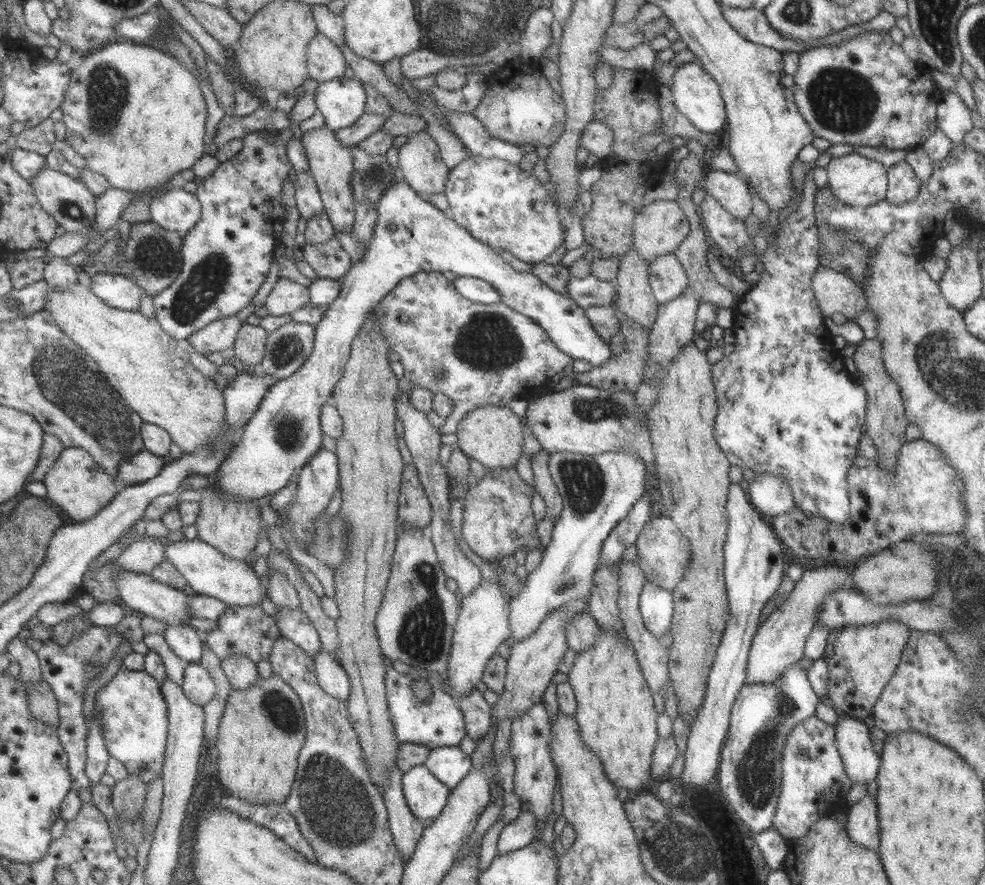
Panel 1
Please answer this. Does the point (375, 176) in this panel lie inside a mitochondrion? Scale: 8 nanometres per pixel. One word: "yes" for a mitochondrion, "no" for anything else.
yes

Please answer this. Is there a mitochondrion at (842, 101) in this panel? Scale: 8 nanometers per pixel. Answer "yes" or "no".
yes

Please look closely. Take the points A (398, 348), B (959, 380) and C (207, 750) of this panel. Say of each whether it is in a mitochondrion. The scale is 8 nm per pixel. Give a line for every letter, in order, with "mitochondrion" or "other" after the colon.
A: other
B: mitochondrion
C: other

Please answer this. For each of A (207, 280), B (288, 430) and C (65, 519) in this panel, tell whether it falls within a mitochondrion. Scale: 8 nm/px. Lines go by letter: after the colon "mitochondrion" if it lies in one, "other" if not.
A: mitochondrion
B: mitochondrion
C: other

